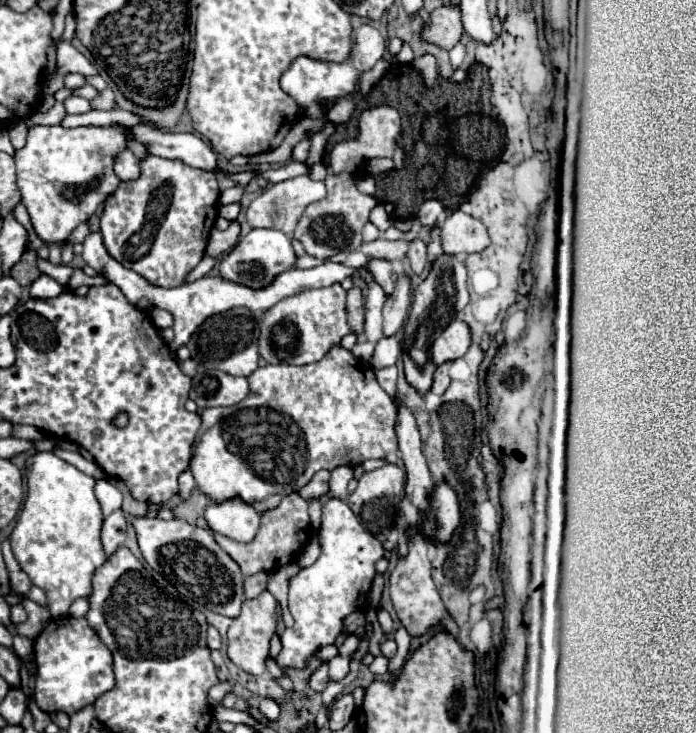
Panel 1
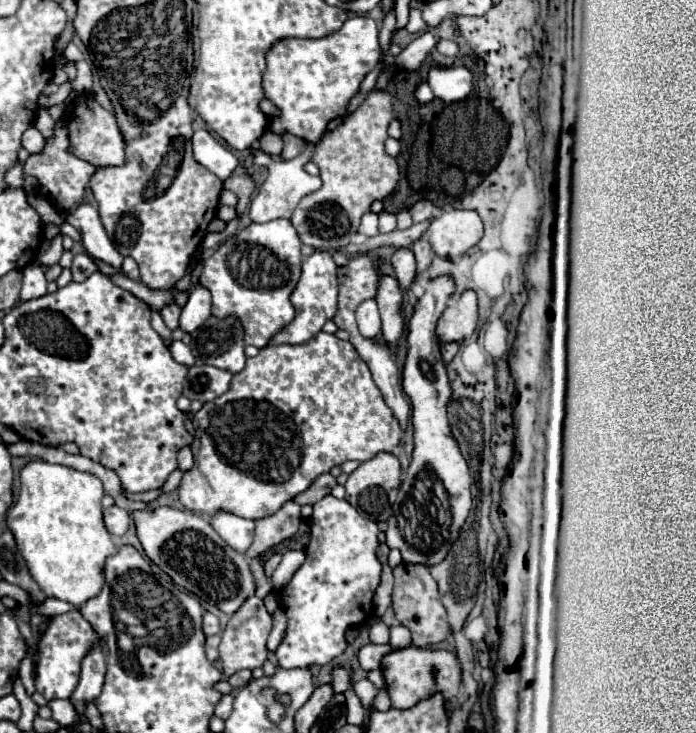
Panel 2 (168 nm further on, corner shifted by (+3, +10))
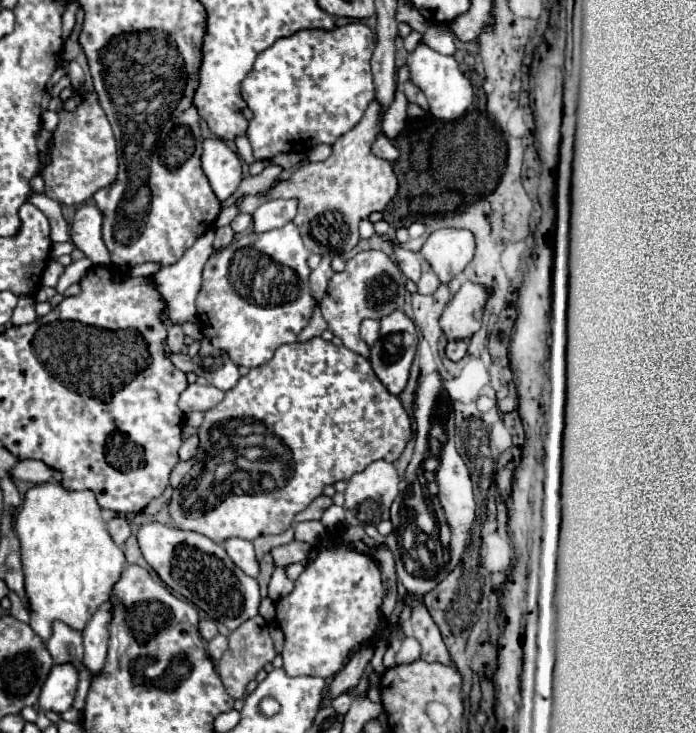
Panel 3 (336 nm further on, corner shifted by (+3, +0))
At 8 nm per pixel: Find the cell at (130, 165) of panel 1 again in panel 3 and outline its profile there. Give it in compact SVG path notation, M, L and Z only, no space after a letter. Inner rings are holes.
M75 92L59 110L59 124L53 132L49 164L43 172L45 194L61 204L79 206L97 190L109 186L117 174L117 148L109 120L95 92Z

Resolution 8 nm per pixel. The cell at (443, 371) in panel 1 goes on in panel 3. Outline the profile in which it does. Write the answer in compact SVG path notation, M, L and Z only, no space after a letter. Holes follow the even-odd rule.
M463 340L449 342L449 344L447 344L447 348L445 348L447 358L449 358L449 360L453 360L453 362L461 360L461 358L465 356L465 352L467 352L467 342L463 342Z

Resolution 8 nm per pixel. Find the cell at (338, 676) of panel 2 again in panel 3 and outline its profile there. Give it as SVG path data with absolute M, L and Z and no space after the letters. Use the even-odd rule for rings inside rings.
M341 694L341 696L337 696L335 700L331 700L331 706L339 712L339 714L345 714L347 710L349 710L349 706L351 706L351 702L353 702L353 696L351 694Z

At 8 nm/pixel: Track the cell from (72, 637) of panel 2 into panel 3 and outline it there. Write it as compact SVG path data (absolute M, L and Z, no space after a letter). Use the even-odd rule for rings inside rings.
M73 662L53 664L53 668L49 670L49 676L41 688L39 708L53 710L57 714L67 712L73 704L77 682L79 682L79 670Z

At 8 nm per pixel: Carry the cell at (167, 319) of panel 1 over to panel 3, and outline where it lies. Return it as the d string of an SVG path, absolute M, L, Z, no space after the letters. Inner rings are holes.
M171 324L169 330L167 330L167 346L169 346L169 350L171 350L171 352L181 352L181 348L183 348L183 338L185 338L185 334L183 334L181 326Z

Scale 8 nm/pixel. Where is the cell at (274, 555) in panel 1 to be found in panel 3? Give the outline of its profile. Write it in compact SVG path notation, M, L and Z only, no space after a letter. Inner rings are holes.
M291 524L283 534L277 534L277 536L259 536L259 538L255 538L255 540L253 540L253 546L255 546L257 560L261 560L265 554L269 554L271 548L289 544L289 542L293 540L293 534L295 534L295 524Z

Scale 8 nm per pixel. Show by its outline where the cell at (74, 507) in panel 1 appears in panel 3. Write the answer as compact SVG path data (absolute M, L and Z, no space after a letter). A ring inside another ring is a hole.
M59 482L37 484L27 490L23 506L15 518L15 532L21 542L21 562L25 572L25 590L31 606L31 628L43 642L51 636L51 622L63 620L75 630L83 630L91 614L109 600L113 584L119 580L119 574L125 564L121 548L111 540L105 520L101 518L101 508L91 490L67 490Z

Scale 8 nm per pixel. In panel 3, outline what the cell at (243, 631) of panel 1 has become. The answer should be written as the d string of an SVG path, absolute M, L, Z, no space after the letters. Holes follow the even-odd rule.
M259 614L255 618L249 618L247 622L243 622L239 628L235 628L229 634L229 648L217 664L217 670L219 670L219 676L223 680L227 694L231 694L233 698L243 698L247 682L255 680L257 672L267 662L271 662L275 658L275 654L277 652L273 650L273 642L271 642L271 636L269 636L269 624Z

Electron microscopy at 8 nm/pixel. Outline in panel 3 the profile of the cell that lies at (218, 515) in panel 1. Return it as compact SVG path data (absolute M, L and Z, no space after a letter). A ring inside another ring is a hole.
M229 538L223 546L235 566L239 566L245 574L251 574L253 578L259 574L259 562L255 560L255 550L251 542L243 538Z

